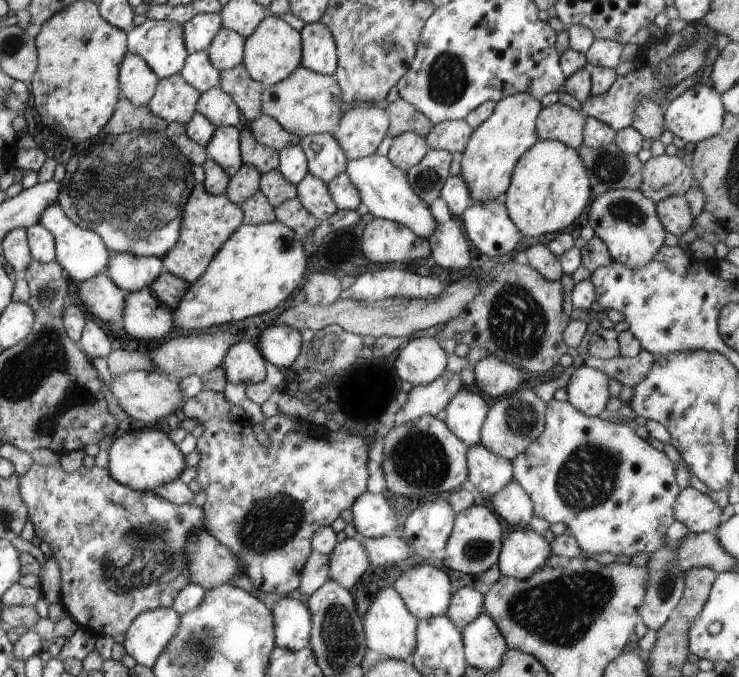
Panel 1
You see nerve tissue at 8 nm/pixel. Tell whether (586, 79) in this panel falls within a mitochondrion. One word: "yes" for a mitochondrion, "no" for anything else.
no

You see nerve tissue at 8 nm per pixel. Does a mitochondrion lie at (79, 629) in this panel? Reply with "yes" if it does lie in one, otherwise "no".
no

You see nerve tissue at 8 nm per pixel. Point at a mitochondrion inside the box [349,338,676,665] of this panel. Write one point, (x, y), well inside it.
(558, 612)

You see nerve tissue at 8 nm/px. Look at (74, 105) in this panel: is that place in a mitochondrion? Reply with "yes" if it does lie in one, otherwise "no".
no

